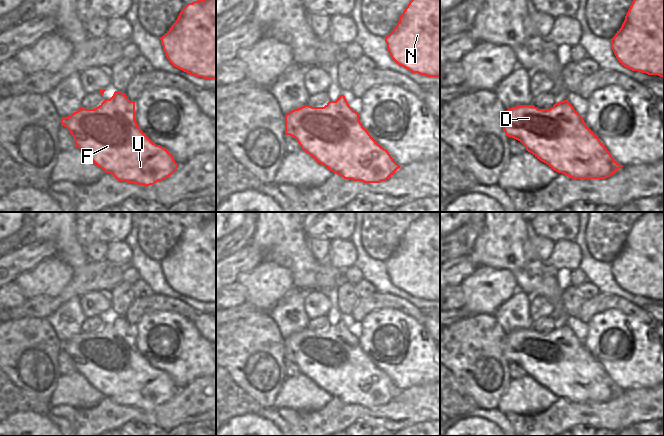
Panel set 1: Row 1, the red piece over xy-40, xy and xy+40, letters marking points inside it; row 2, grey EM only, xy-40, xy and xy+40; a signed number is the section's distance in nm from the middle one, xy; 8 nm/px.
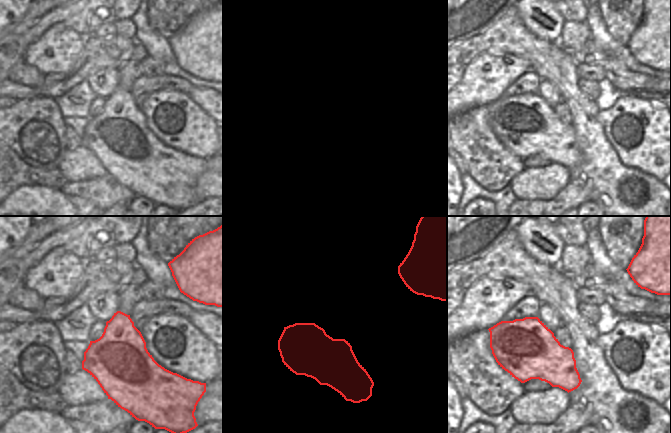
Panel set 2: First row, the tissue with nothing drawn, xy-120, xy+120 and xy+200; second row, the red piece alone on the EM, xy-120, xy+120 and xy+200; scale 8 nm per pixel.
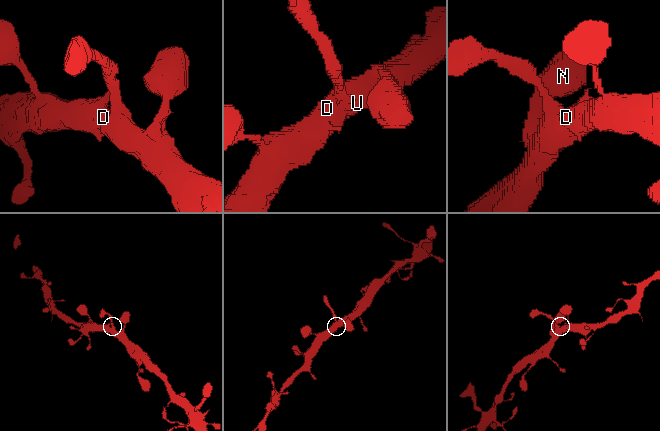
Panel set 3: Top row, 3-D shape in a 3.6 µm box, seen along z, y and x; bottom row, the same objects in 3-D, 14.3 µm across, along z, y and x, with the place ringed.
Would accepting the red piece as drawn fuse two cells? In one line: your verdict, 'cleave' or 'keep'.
keep

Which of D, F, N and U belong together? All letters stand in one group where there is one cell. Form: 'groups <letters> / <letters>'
groups D F N U

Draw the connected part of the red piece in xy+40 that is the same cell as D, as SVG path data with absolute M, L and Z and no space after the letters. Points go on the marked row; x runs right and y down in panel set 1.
M566 99L550 109L538 109L534 105L518 105L505 111L503 130L508 137L520 141L526 150L551 169L572 179L606 179L623 167L609 153L597 135L585 124L583 117Z

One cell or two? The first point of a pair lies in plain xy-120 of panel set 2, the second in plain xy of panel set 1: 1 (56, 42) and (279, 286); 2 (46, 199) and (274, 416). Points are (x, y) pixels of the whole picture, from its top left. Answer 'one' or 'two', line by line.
1: one
2: two

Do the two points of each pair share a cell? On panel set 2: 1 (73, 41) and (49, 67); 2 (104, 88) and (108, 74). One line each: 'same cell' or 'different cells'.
1: same cell
2: same cell

